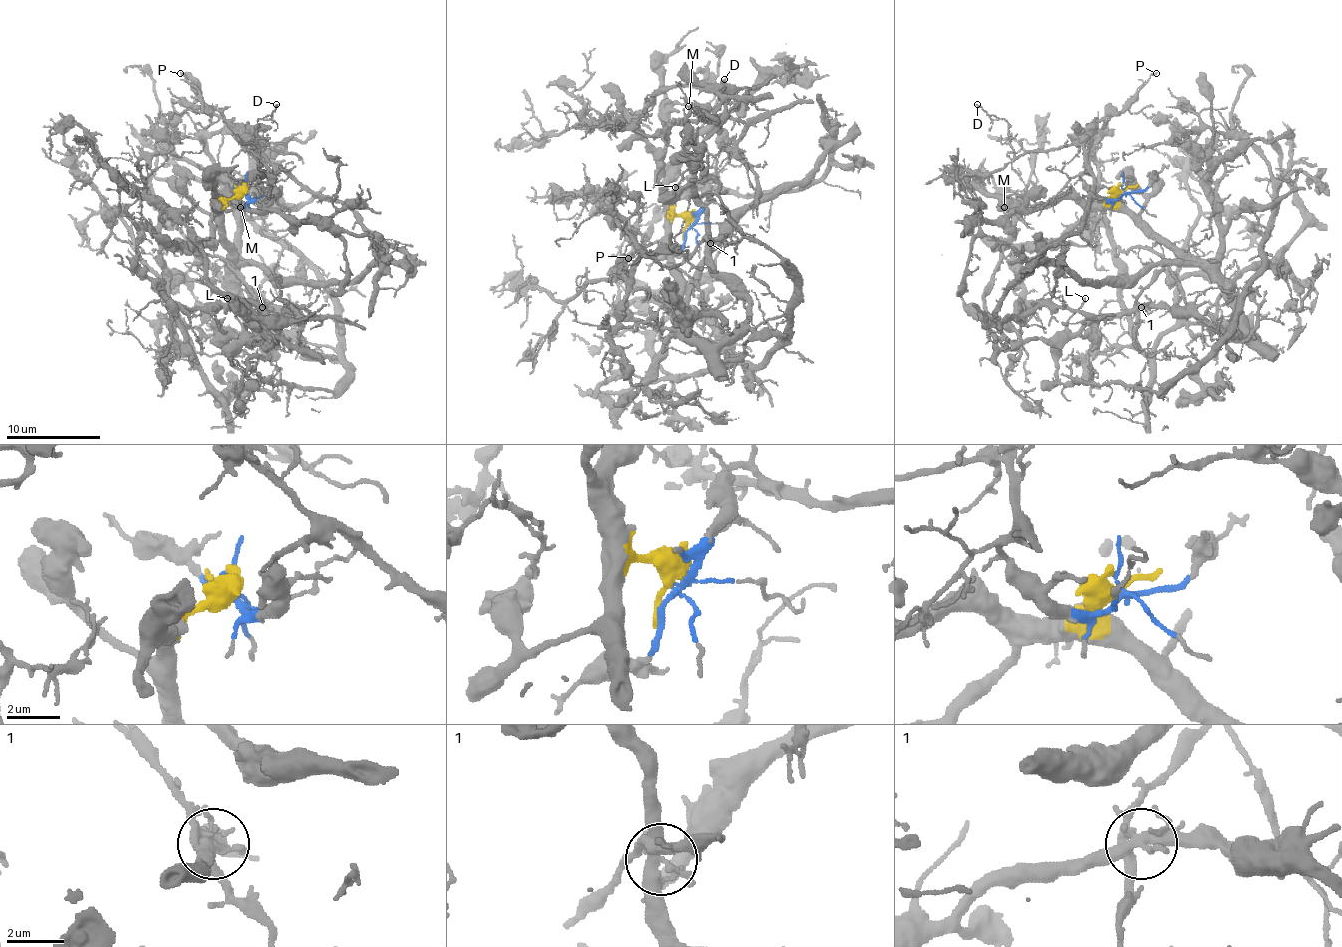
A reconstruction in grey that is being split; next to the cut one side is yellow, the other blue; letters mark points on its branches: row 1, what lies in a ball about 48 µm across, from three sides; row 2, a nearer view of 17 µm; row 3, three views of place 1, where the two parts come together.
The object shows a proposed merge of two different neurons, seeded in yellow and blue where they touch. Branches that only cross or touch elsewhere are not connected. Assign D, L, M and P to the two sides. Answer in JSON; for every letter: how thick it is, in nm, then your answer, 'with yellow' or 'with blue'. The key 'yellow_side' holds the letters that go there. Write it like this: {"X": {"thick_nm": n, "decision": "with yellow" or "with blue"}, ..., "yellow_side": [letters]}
{"D": {"thick_nm": 140, "decision": "with blue"}, "L": {"thick_nm": 190, "decision": "with yellow"}, "M": {"thick_nm": 150, "decision": "with yellow"}, "P": {"thick_nm": 130, "decision": "with blue"}, "yellow_side": ["L", "M"]}

